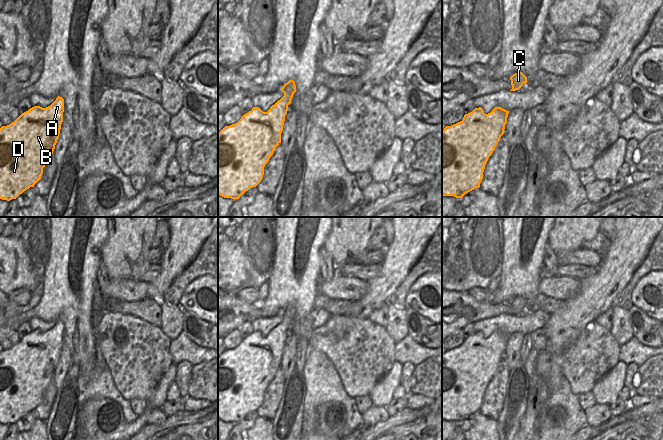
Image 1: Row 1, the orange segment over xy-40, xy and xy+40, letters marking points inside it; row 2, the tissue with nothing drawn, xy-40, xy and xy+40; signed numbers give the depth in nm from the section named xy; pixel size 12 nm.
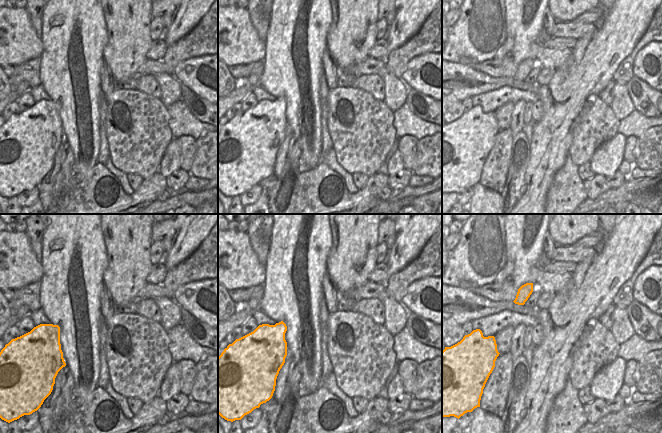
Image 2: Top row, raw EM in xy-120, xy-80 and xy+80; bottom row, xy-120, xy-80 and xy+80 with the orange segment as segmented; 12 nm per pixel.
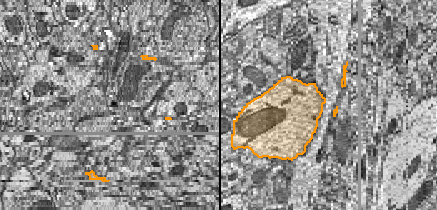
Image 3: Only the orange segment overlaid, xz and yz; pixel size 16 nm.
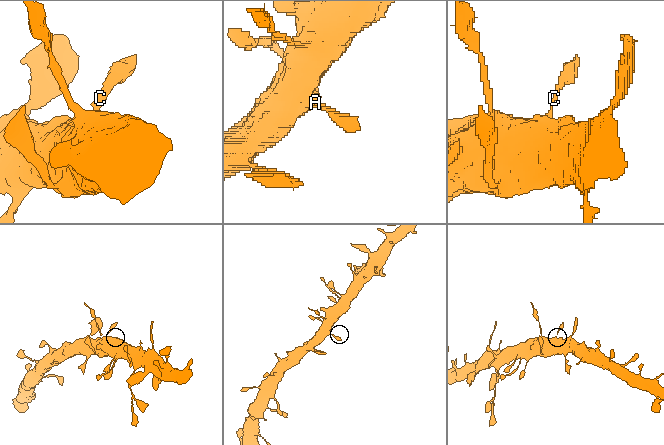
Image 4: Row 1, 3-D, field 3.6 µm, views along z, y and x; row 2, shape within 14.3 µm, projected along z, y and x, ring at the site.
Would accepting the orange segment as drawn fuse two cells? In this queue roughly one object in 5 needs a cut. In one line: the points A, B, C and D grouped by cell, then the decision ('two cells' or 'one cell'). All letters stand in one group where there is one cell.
A B C D | one cell

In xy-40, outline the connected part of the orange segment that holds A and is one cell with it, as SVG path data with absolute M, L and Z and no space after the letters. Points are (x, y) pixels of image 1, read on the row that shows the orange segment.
M60 96L48 107L34 106L22 113L14 122L0 128L0 199L10 201L34 187L41 179L43 168L51 158L63 122L64 99Z

